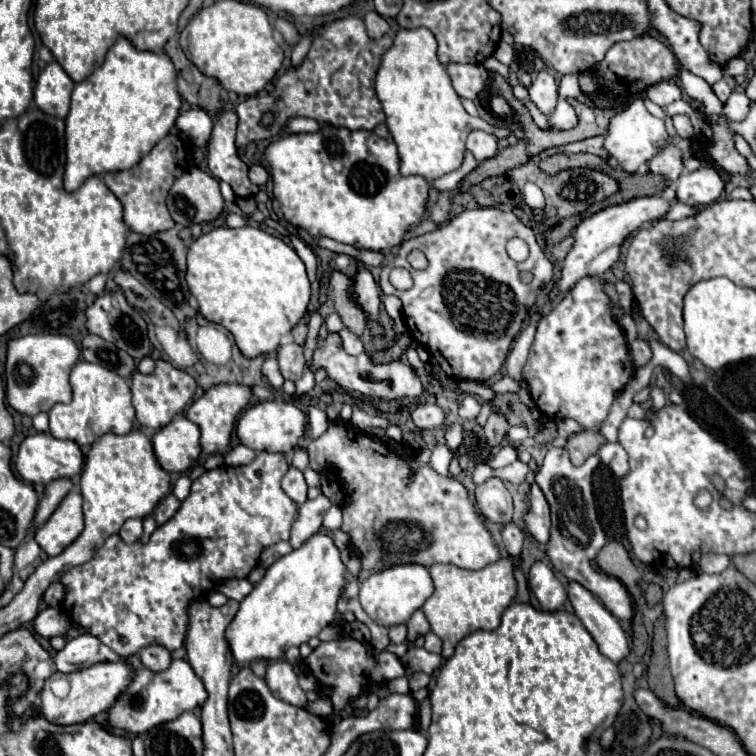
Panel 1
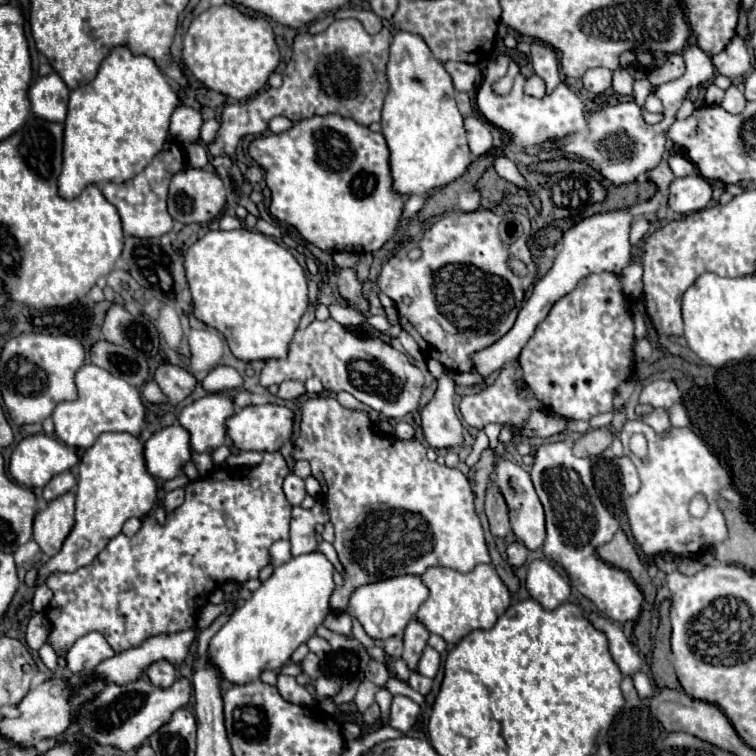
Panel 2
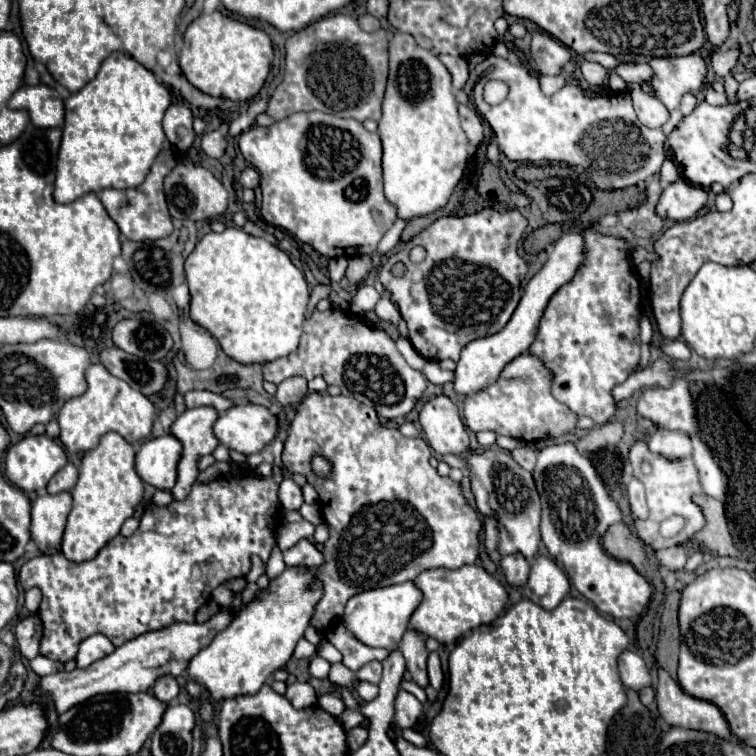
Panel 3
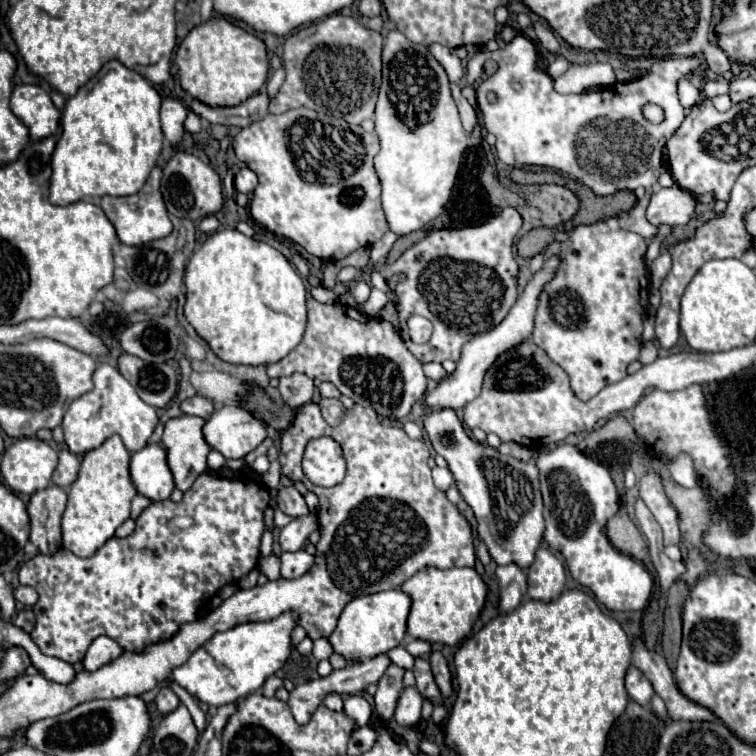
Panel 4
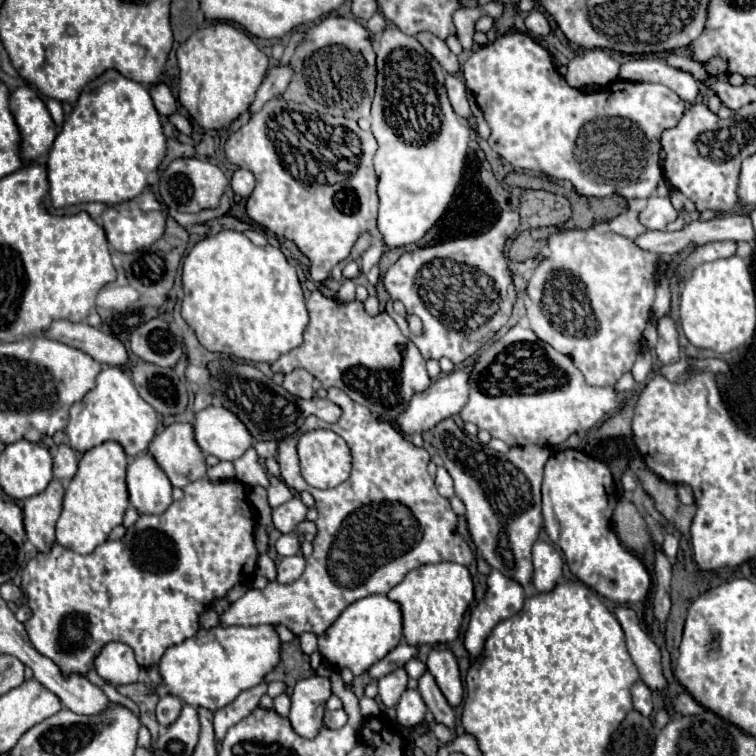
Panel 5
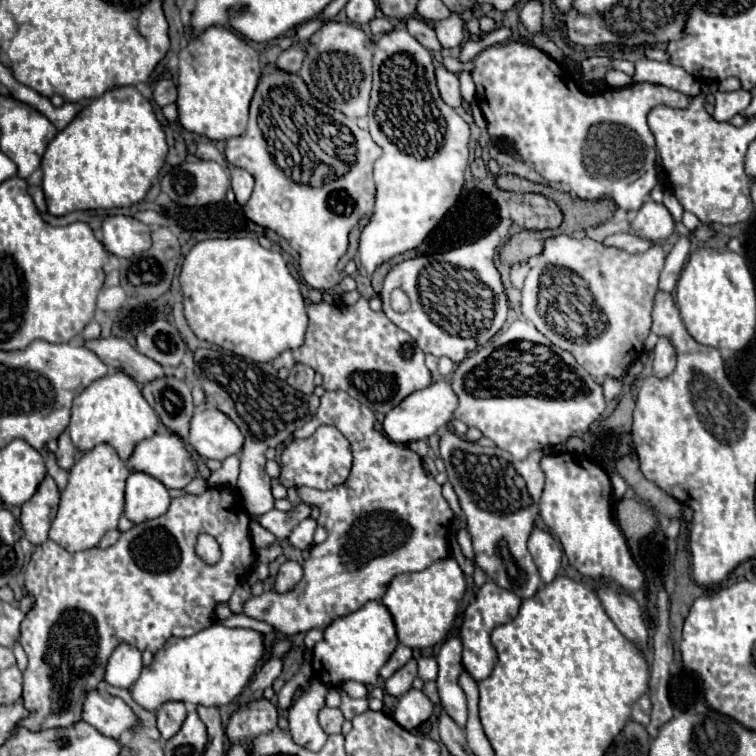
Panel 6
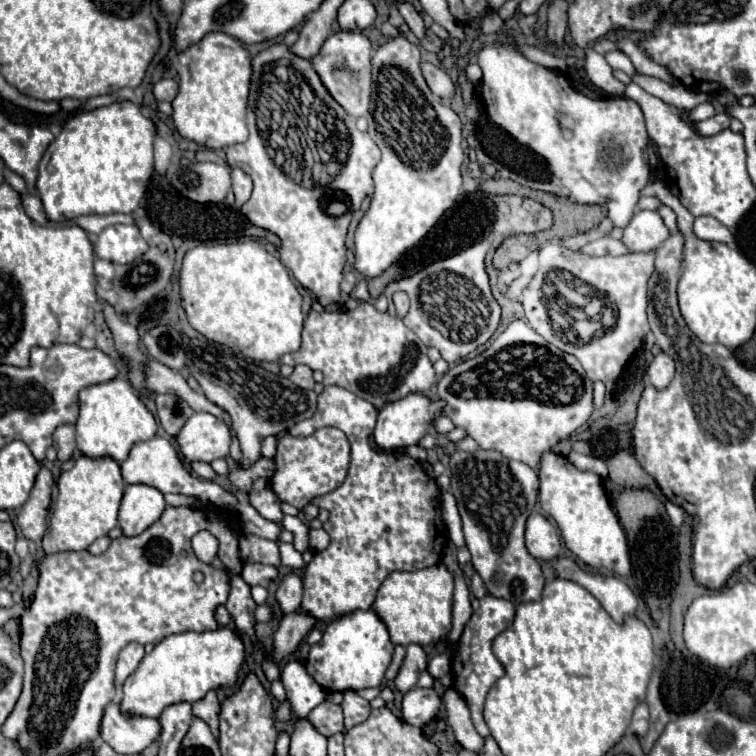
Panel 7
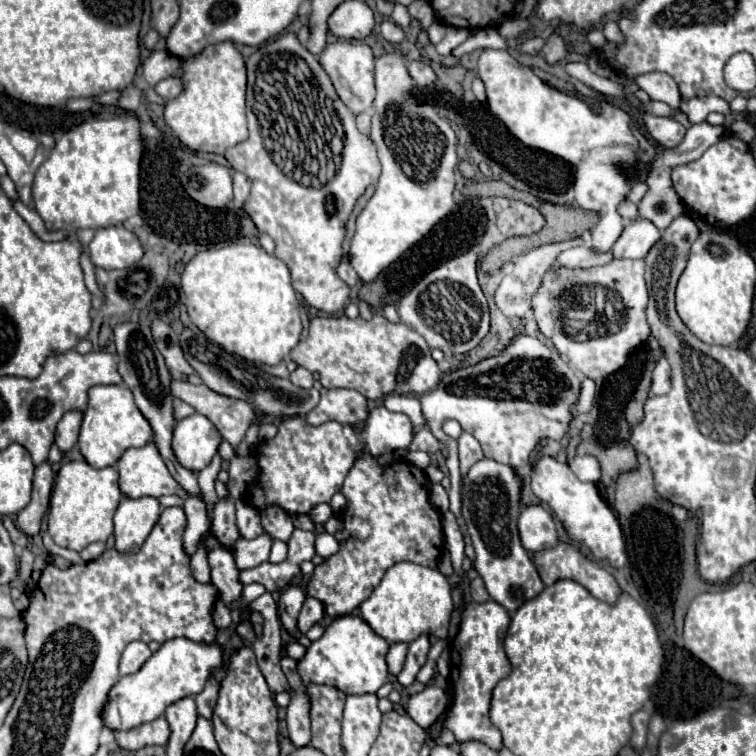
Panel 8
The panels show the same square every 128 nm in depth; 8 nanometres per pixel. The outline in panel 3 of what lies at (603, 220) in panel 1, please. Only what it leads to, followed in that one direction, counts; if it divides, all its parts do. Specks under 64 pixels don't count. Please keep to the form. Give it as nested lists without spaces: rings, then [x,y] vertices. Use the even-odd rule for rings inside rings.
[[[566,232],[566,234],[562,234],[556,240],[556,244],[550,248],[548,262],[526,284],[524,294],[520,298],[520,304],[514,310],[514,314],[508,320],[508,324],[500,332],[496,332],[492,336],[486,336],[486,338],[472,340],[472,342],[468,342],[462,348],[458,366],[454,370],[454,390],[458,394],[470,396],[470,394],[476,394],[476,392],[488,388],[490,384],[496,382],[496,376],[500,376],[504,364],[508,364],[510,360],[514,360],[520,354],[524,354],[530,348],[530,344],[532,344],[532,340],[536,338],[536,332],[538,332],[540,316],[544,314],[544,308],[546,308],[552,292],[556,292],[556,288],[560,288],[560,284],[566,284],[568,280],[572,280],[576,268],[580,266],[580,260],[584,260],[584,240],[582,240],[582,234],[580,232]]]

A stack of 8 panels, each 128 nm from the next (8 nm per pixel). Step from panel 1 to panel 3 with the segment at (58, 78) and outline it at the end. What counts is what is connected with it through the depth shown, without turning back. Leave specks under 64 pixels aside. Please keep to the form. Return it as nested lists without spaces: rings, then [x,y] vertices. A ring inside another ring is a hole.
[[[46,84],[22,86],[10,98],[8,106],[26,110],[36,128],[60,128],[64,124],[64,102],[58,92]]]

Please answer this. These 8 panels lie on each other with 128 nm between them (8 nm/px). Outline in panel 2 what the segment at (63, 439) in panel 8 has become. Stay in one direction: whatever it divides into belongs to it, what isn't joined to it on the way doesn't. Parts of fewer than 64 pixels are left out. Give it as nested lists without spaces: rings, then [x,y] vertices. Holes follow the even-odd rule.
[[[62,472],[60,476],[54,476],[54,478],[46,484],[42,496],[44,496],[46,502],[50,502],[50,500],[62,496],[64,492],[70,492],[74,486],[76,486],[76,478],[72,476],[72,472]]]

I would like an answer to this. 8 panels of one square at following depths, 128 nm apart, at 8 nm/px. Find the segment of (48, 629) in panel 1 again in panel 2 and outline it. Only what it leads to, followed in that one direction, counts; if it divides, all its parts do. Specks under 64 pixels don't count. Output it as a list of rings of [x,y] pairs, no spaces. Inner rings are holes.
[[[42,612],[34,614],[28,622],[28,628],[26,628],[26,646],[30,650],[38,650],[48,638],[48,632],[50,632],[48,628],[50,628],[48,618]]]

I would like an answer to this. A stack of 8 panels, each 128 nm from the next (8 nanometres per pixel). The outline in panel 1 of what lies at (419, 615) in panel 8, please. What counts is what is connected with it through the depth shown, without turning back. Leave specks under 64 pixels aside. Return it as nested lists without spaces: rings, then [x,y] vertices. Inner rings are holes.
[[[500,558],[476,572],[454,564],[434,564],[428,568],[434,582],[434,594],[424,602],[422,612],[426,614],[432,632],[444,642],[444,652],[441,652],[444,658],[452,654],[464,636],[476,630],[492,630],[500,624],[502,612],[516,596],[516,580],[512,576],[514,562],[516,558]]]

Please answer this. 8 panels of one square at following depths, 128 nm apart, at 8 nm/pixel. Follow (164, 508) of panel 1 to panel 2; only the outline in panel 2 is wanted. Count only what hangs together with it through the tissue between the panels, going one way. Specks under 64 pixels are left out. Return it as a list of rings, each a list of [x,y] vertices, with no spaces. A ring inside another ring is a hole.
[[[176,488],[174,492],[168,492],[162,502],[164,502],[164,506],[166,506],[166,512],[176,510],[176,508],[184,502],[184,488]]]

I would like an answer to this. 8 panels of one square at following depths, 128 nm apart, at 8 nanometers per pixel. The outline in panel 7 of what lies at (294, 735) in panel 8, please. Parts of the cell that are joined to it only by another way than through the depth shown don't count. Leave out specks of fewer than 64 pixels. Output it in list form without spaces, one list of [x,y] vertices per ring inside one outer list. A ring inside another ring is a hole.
[[[290,660],[282,668],[282,682],[288,694],[290,710],[298,720],[308,718],[310,710],[326,698],[324,690],[312,680],[312,676],[308,676],[304,664],[300,664],[298,660]]]

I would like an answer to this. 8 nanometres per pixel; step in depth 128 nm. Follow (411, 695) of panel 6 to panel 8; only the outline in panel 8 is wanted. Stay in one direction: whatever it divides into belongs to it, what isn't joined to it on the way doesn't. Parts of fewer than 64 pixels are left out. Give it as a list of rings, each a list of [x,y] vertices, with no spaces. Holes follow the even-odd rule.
[[[430,684],[408,700],[406,712],[416,724],[420,724],[422,728],[430,728],[436,722],[436,718],[444,712],[446,704],[448,704],[446,692],[434,684]]]

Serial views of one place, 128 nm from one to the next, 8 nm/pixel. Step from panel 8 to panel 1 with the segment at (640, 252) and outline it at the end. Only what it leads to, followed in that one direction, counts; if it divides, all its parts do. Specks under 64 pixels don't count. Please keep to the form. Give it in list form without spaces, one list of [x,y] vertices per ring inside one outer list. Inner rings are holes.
[[[704,164],[696,172],[682,172],[676,180],[676,200],[692,208],[708,206],[718,200],[724,190],[724,180],[718,170]]]

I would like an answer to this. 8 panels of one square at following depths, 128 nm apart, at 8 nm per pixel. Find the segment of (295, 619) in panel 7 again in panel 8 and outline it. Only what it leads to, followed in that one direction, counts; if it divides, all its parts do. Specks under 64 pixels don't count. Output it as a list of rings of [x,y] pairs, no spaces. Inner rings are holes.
[[[308,596],[306,602],[304,602],[304,606],[302,606],[302,612],[298,616],[298,628],[302,632],[308,632],[308,628],[312,624],[316,624],[322,616],[324,616],[324,604],[320,600]]]

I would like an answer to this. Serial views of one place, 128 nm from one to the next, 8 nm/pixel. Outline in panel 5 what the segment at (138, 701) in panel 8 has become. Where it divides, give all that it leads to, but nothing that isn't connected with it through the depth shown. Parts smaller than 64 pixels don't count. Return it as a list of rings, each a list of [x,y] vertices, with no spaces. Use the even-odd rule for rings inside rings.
[[[218,626],[210,630],[200,628],[192,638],[170,646],[158,664],[158,672],[166,694],[178,696],[190,706],[208,708],[214,712],[228,706],[242,690],[260,684],[264,676],[278,664],[278,660],[280,660],[280,638],[274,626]]]

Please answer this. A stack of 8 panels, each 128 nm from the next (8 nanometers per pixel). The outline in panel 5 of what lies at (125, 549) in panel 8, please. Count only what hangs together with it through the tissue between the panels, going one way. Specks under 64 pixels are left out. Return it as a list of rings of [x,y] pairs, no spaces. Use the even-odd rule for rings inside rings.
[[[140,454],[128,464],[126,486],[138,514],[162,514],[172,504],[172,484],[148,454]]]

